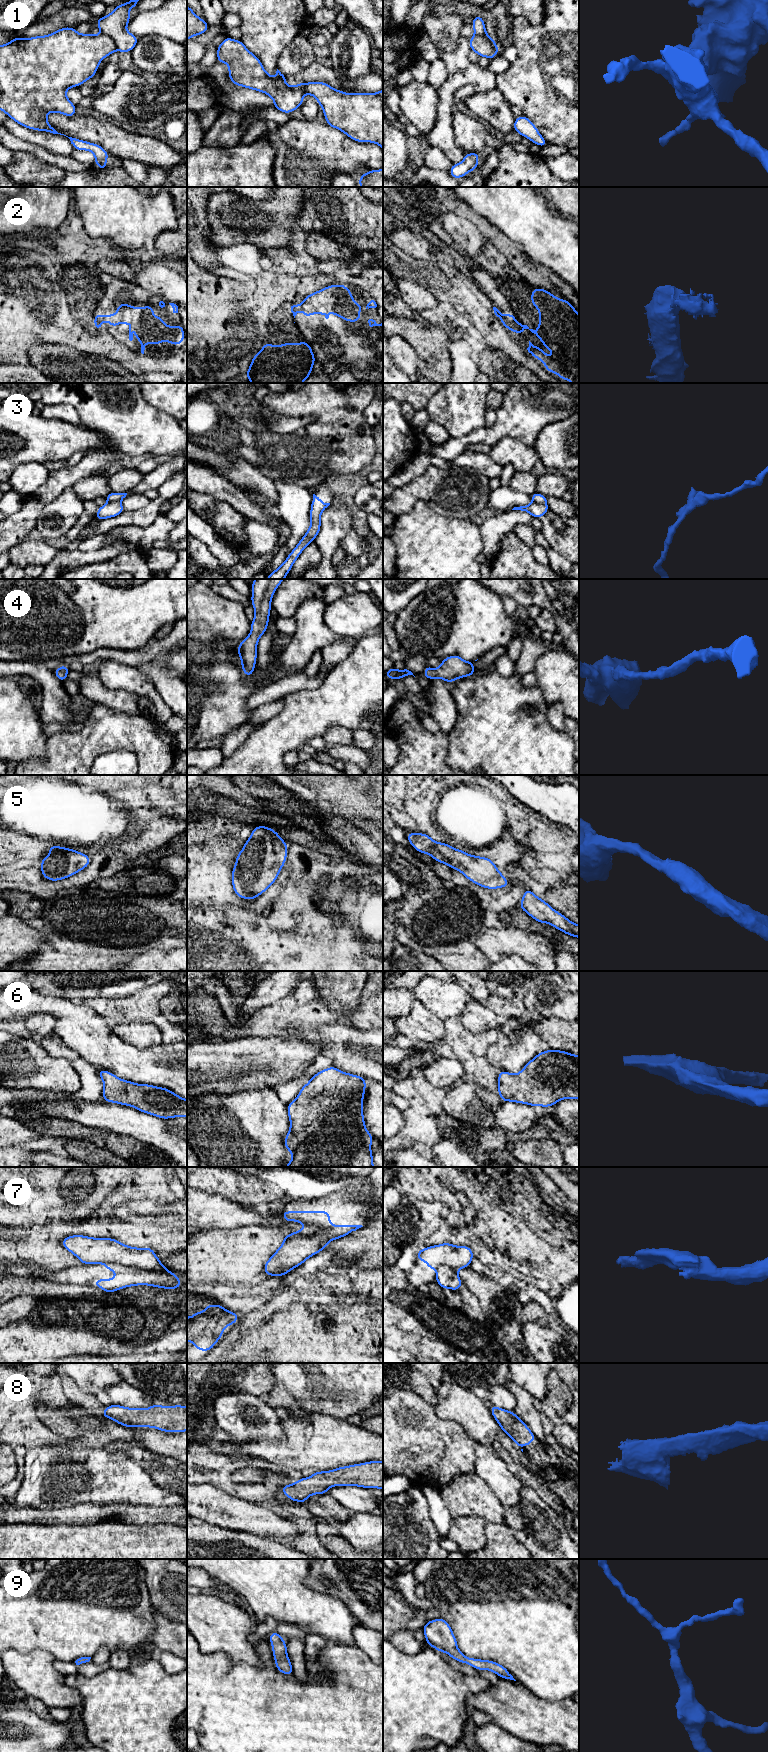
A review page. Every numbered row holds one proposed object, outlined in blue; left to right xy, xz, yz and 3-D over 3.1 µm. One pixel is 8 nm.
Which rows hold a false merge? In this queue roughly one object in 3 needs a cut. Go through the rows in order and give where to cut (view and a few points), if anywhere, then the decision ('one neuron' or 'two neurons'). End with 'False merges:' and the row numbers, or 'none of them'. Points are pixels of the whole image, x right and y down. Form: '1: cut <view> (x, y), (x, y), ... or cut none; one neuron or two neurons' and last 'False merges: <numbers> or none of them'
1: cut xy (102, 32), (111, 38), (117, 49); two neurons
2: cut yz (501, 315), (510, 322); two neurons
3: cut xz (301, 538), (306, 536), (311, 542); two neurons
4: cut none; one neuron
5: cut none; one neuron
6: cut none; one neuron
7: cut xy (106, 1263), (118, 1263), (138, 1269), (168, 1272); two neurons
8: cut none; one neuron
9: cut none; one neuron
False merges: 1, 2, 3, 7

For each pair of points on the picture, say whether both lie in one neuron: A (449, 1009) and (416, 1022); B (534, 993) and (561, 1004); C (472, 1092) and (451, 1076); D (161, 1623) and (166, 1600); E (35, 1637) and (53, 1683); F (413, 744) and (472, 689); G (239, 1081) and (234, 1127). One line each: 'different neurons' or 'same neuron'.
A: different neurons
B: same neuron
C: different neurons
D: different neurons
E: different neurons
F: different neurons
G: different neurons

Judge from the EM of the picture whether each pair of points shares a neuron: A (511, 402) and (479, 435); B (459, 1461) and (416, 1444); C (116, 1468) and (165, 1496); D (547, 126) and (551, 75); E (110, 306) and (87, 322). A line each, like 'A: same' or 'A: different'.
A: same
B: same
C: same
D: same
E: different

